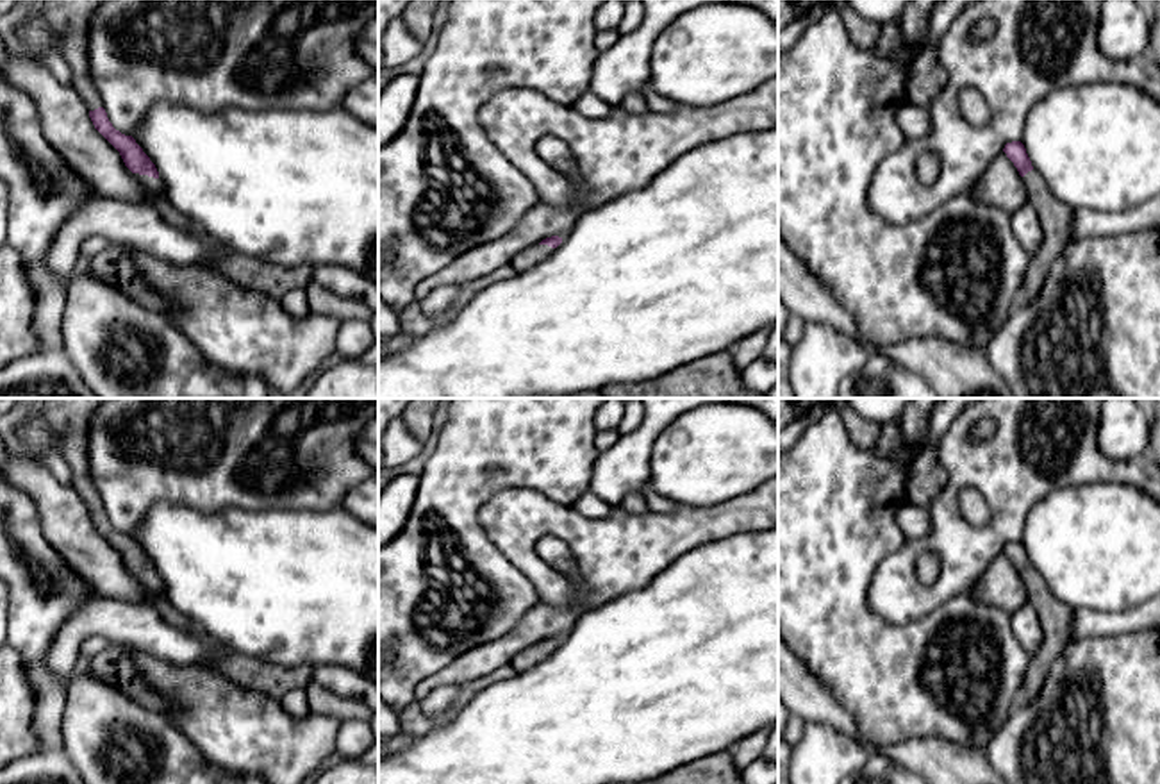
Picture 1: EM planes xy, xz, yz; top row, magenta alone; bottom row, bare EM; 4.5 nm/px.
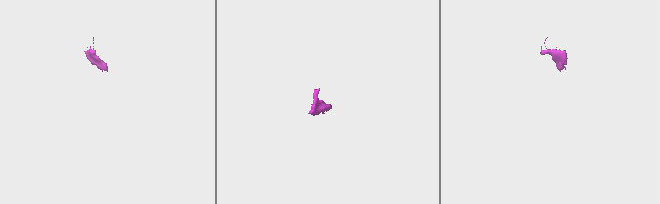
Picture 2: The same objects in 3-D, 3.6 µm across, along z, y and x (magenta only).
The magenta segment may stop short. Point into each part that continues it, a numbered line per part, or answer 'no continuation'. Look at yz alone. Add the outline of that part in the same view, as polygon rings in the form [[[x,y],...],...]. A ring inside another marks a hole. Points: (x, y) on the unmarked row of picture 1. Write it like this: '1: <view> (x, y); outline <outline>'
1: yz (1055, 618); outline [[[1037,570],[1024,577],[1028,604],[1039,614],[1042,641],[1037,652],[1030,657],[1026,675],[1014,696],[1014,705],[1023,707],[1032,704],[1042,689],[1049,668],[1060,652],[1074,639],[1073,636],[1073,609],[1062,604],[1048,588]]]

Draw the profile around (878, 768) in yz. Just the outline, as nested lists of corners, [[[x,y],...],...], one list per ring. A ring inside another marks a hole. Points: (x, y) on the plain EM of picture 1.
[[[873,752],[867,763],[842,784],[926,784],[919,775],[891,761],[880,752]]]

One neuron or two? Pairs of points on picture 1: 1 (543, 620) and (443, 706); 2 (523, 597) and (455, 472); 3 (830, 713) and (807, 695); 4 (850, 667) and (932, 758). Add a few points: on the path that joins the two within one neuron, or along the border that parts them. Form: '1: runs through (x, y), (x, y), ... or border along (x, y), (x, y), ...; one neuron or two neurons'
1: border along (455, 684), (436, 686), (418, 702); two neurons
2: runs through (491, 567), (463, 538), (455, 525), (455, 504); one neuron
3: runs through (825, 709), (812, 700); one neuron
4: border along (955, 740), (911, 736), (887, 745), (873, 745); two neurons

